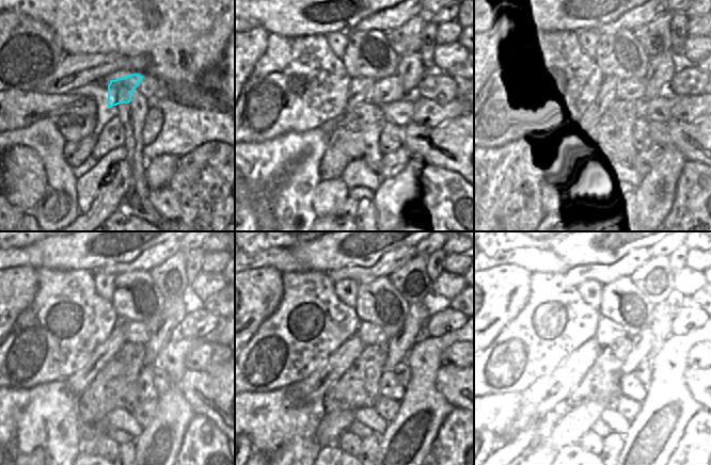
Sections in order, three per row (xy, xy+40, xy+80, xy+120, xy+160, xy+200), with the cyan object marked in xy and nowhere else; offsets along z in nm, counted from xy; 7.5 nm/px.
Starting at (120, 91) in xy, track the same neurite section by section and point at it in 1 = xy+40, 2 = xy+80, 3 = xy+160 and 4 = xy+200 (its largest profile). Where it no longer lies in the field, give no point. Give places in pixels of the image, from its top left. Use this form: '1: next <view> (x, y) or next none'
1: next xy+40 (360, 89)
2: next xy+80 (605, 96)
3: next xy+160 (311, 389)
4: next xy+200 (553, 389)

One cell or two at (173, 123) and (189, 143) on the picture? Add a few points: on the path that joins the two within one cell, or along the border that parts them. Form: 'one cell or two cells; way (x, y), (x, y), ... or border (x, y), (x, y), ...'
two cells; border (204, 122), (191, 130), (163, 133)

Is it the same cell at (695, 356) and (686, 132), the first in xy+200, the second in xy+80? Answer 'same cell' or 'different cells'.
different cells

